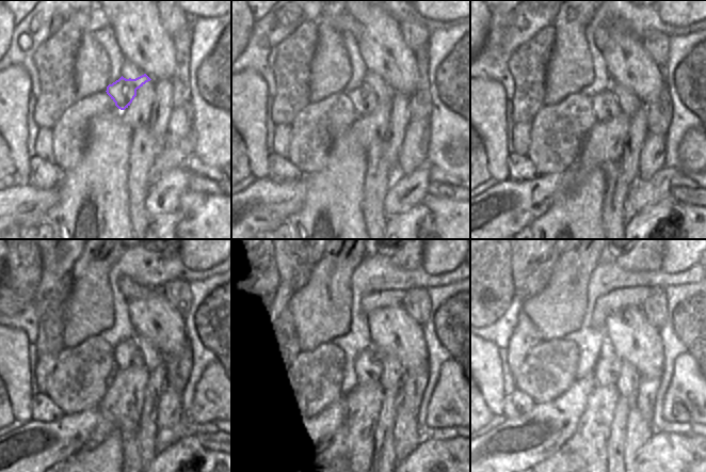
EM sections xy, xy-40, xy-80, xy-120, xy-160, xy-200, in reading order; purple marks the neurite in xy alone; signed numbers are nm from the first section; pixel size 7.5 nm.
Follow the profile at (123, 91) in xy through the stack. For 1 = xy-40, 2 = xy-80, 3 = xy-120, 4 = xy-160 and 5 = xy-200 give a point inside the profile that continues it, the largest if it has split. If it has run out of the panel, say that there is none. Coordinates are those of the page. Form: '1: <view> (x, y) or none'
1: xy-40 (365, 98)
2: xy-80 (615, 99)
3: xy-120 (138, 351)
4: xy-160 (370, 366)
5: xy-200 (609, 370)

